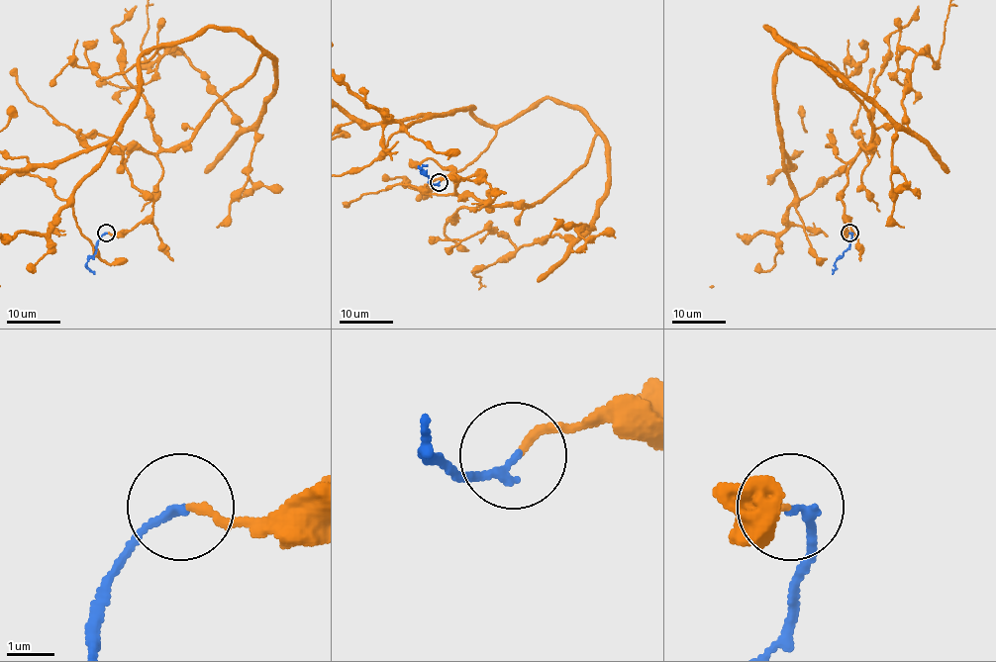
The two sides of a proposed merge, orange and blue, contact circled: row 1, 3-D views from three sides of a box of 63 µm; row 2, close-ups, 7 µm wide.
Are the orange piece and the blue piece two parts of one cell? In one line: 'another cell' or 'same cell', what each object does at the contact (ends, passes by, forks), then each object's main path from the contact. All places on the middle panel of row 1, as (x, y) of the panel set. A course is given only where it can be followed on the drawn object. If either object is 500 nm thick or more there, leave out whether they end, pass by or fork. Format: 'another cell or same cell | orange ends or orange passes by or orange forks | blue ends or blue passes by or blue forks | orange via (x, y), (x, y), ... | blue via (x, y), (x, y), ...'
another cell | orange ends | blue ends | orange via (439, 182), (542, 202), (596, 128), (548, 98), (360, 124) | blue via (439, 182), (434, 184), (430, 182), (419, 167), (427, 164)

